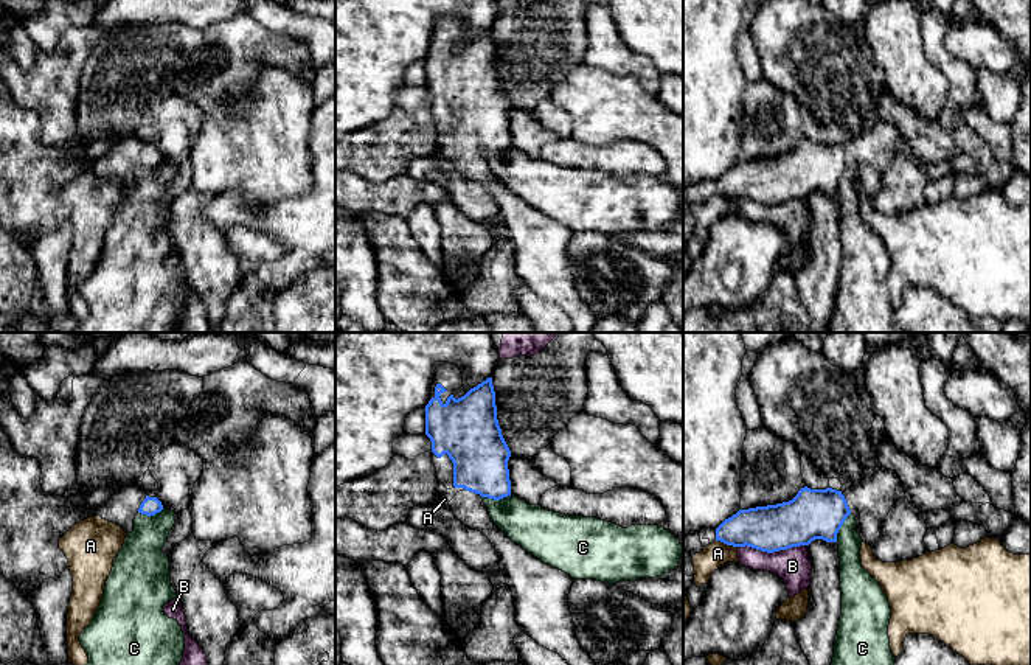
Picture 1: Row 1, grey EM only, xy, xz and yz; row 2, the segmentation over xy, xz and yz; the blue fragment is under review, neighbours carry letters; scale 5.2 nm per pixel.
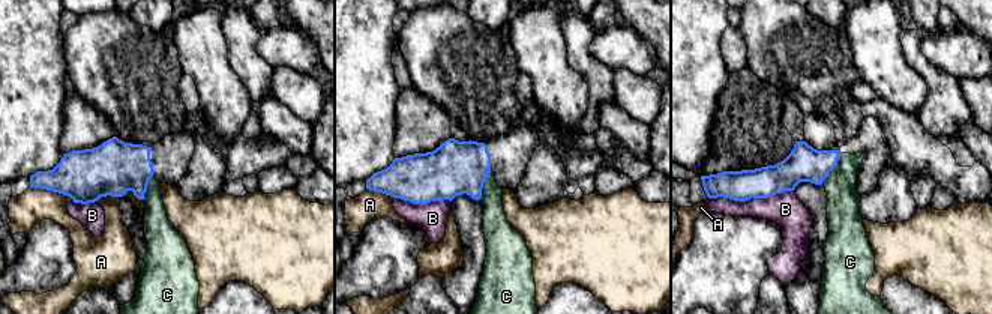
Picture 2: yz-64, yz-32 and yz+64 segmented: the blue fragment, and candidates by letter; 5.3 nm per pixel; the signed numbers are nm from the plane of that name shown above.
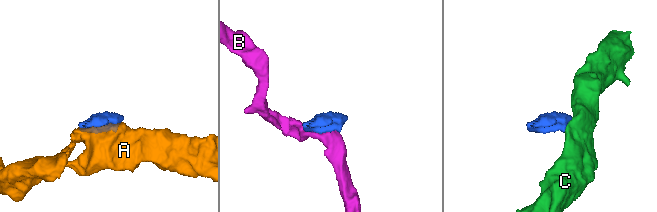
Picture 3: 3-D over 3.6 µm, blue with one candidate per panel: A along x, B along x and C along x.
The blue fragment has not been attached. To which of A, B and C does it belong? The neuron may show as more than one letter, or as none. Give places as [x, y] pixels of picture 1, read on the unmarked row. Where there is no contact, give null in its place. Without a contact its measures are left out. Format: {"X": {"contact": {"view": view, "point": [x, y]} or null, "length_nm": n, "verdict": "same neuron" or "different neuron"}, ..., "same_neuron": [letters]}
{"A": {"contact": {"view": "yz", "point": [727, 196]}, "length_nm": 120, "verdict": "different neuron"}, "B": {"contact": {"view": "yz", "point": [770, 204]}, "length_nm": 360, "verdict": "different neuron"}, "C": {"contact": {"view": "xz", "point": [497, 151]}, "length_nm": 150, "verdict": "different neuron"}, "same_neuron": []}

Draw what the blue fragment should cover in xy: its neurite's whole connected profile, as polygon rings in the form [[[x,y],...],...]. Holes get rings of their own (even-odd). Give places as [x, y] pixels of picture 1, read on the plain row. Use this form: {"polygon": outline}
{"polygon": [[[134,134],[115,143],[101,162],[101,168],[120,177],[126,185],[132,185],[134,171],[138,165],[154,168],[161,162],[161,154],[146,146],[143,134]]]}

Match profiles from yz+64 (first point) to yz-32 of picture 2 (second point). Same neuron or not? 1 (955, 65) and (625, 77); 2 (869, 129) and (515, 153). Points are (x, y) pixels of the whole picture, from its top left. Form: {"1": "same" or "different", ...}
{"1": "different", "2": "same"}

